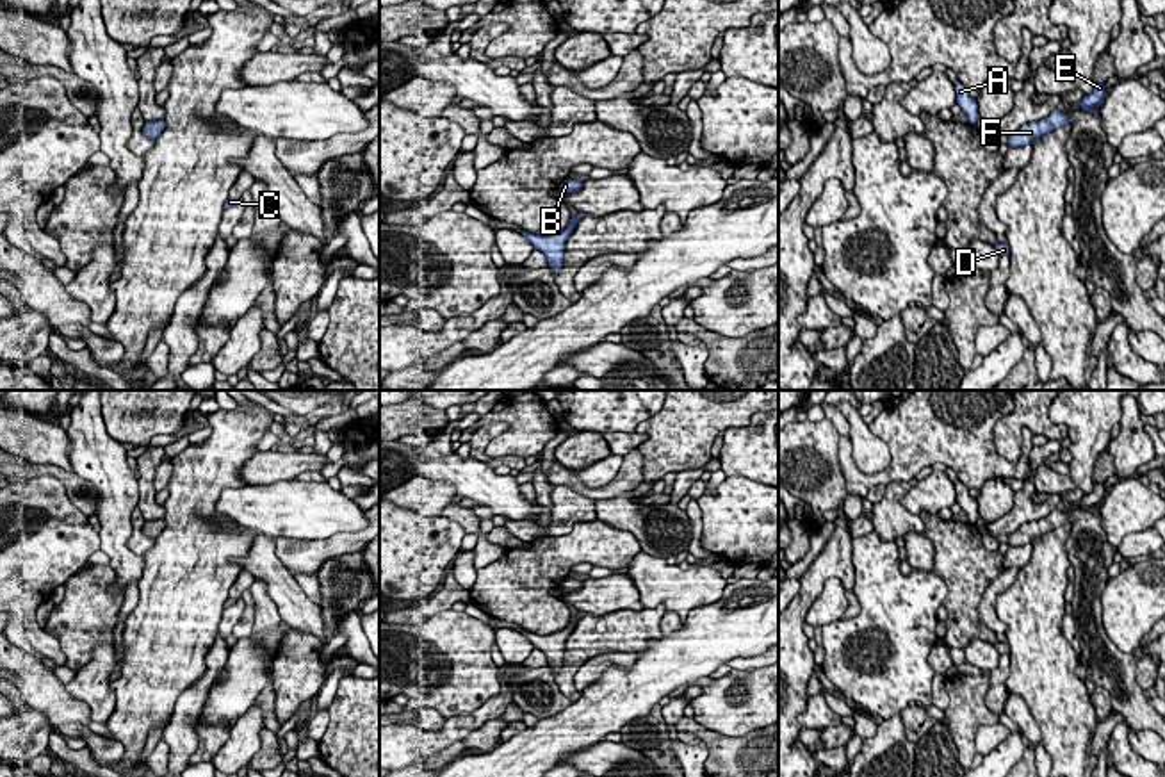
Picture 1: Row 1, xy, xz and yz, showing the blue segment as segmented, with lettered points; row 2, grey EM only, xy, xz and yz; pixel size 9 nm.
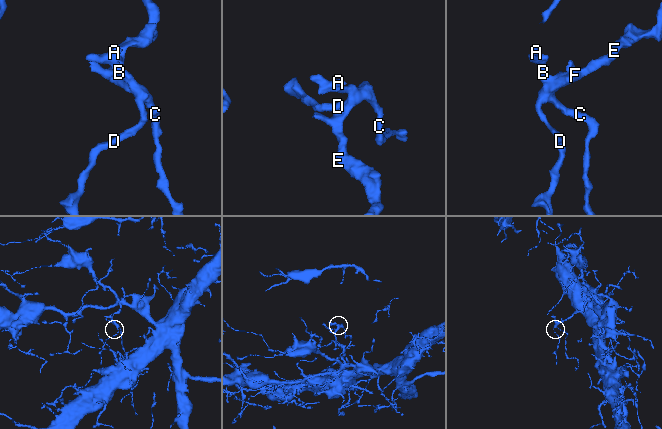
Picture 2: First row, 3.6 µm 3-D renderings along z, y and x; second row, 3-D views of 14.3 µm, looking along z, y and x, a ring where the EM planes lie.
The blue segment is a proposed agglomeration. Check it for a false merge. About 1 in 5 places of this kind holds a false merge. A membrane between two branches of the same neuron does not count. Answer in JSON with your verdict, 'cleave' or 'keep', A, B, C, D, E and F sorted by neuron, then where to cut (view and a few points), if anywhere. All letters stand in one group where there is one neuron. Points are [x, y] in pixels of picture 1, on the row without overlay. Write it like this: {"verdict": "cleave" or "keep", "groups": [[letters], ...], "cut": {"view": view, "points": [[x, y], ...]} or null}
{"verdict": "keep", "groups": [["A", "B", "C", "D", "E", "F"]], "cut": null}

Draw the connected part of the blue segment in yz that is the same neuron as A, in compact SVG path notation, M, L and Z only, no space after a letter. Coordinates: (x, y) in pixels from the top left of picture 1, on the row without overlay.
M958 479L955 483L955 490L957 503L967 513L967 520L976 526L980 519L976 499L969 495L969 490Z

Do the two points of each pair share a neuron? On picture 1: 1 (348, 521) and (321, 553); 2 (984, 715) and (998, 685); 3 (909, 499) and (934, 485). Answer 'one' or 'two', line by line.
1: two
2: two
3: one

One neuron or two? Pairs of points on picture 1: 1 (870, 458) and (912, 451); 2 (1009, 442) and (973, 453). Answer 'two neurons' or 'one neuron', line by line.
1: two neurons
2: two neurons

